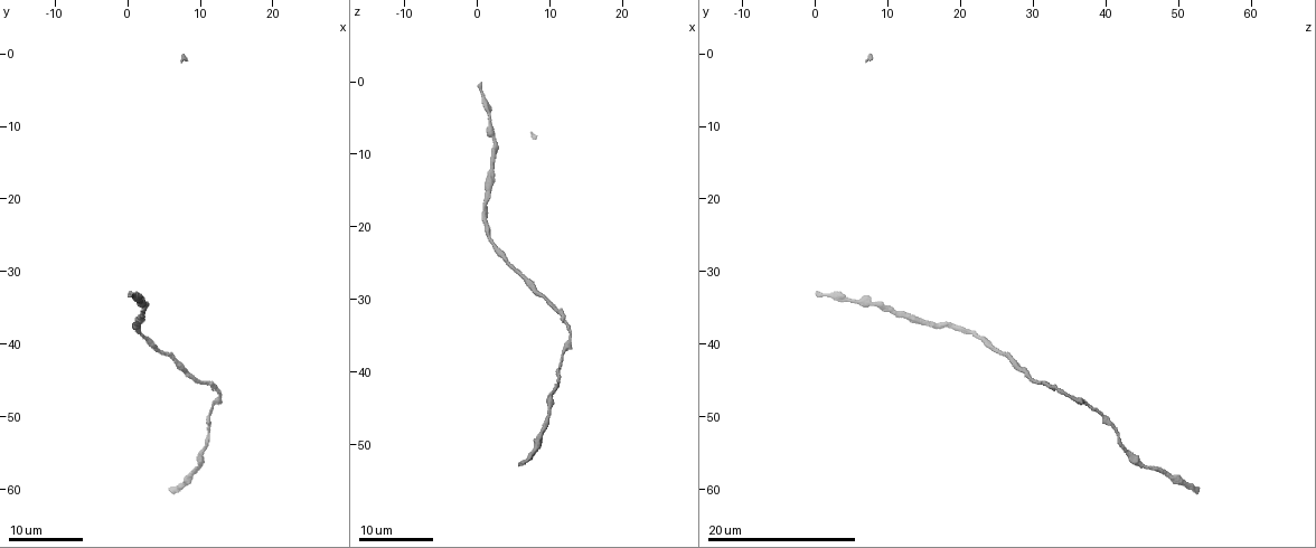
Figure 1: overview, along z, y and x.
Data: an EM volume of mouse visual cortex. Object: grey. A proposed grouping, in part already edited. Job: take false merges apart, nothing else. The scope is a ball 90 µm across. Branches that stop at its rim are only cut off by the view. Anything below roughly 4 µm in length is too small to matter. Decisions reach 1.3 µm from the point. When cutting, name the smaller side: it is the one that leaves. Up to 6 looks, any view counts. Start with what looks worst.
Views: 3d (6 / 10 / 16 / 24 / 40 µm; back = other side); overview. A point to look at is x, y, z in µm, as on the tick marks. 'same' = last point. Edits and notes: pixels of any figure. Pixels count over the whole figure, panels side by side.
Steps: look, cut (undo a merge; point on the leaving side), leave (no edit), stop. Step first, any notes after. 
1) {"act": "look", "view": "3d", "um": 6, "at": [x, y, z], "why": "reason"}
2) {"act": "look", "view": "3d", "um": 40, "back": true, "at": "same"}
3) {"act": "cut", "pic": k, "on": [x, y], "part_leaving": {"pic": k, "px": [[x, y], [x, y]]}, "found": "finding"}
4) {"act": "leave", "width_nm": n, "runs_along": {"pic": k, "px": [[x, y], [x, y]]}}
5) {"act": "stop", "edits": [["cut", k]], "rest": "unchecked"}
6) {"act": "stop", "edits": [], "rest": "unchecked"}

{"act": "look", "view": "3d", "um": 16, "at": [1.5, 36.5, 13.5], "why": "a narrow waist"}

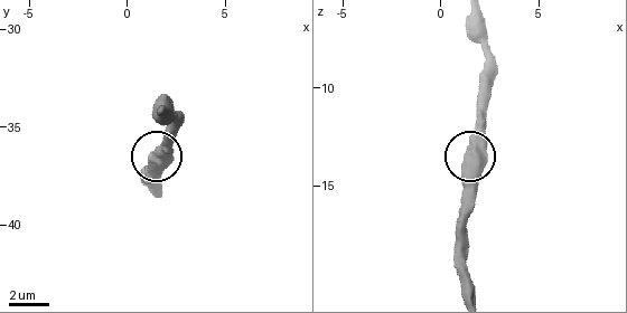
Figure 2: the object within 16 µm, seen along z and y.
{"act": "look", "view": "3d", "um": 6, "at": [1.6, 36.8, 13.3], "why": "closer look"}

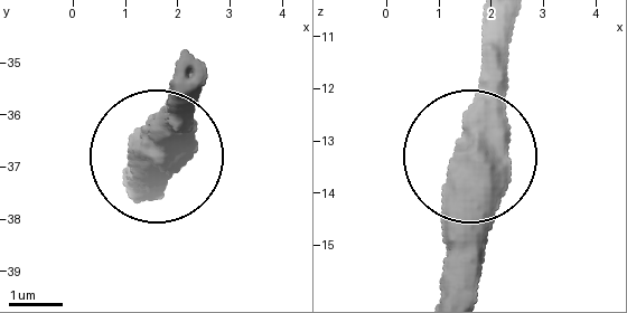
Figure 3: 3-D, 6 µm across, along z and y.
{"act": "leave", "found": "one cell here"}

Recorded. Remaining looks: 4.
{"act": "look", "view": "3d", "um": 16, "at": [1.0, 37.0, 18.0]}

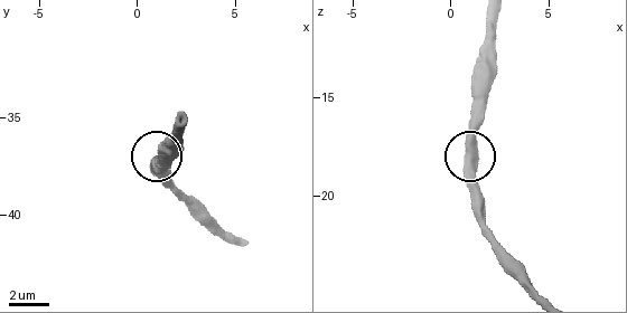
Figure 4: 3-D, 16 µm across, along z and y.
{"act": "look", "view": "3d", "um": 6, "at": "same"}

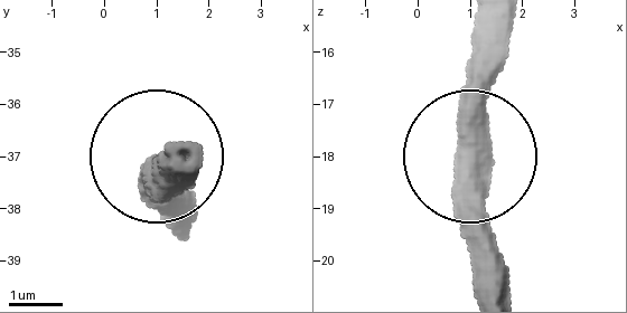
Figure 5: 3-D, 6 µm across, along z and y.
{"act": "leave", "side_arm_um": 50, "found": "continuous, no second cell"}

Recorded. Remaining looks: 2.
{"act": "look", "view": "3d", "um": 16, "at": [2.0, 38.5, 22.0], "why": "narrows sharply"}

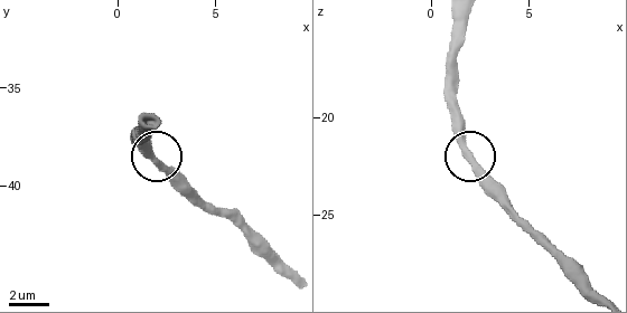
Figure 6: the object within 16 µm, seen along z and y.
{"act": "look", "view": "3d", "um": 6, "at": [1.7, 38.5, 21.9], "why": "closer look"}

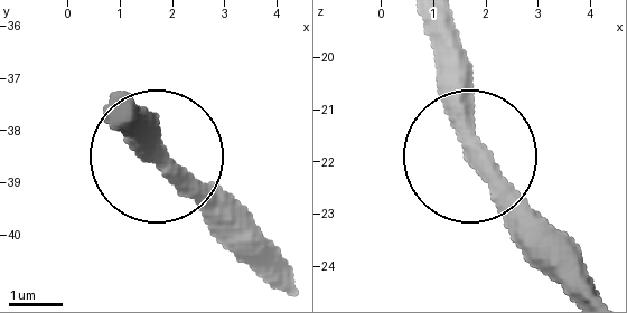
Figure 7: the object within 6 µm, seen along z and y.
{"act": "leave", "runs_along": {"pic": 7, "px": [[441, 28], [441, 82], [473, 162], [544, 238]]}, "found": "continuous, no second cell"}

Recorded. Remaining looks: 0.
{"act": "stop", "edits": [], "rest": "unchecked"}

